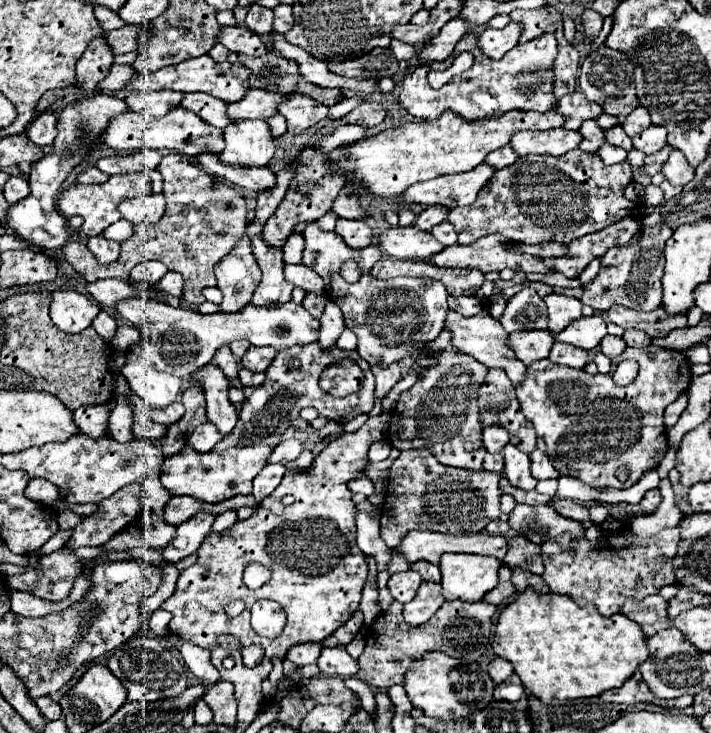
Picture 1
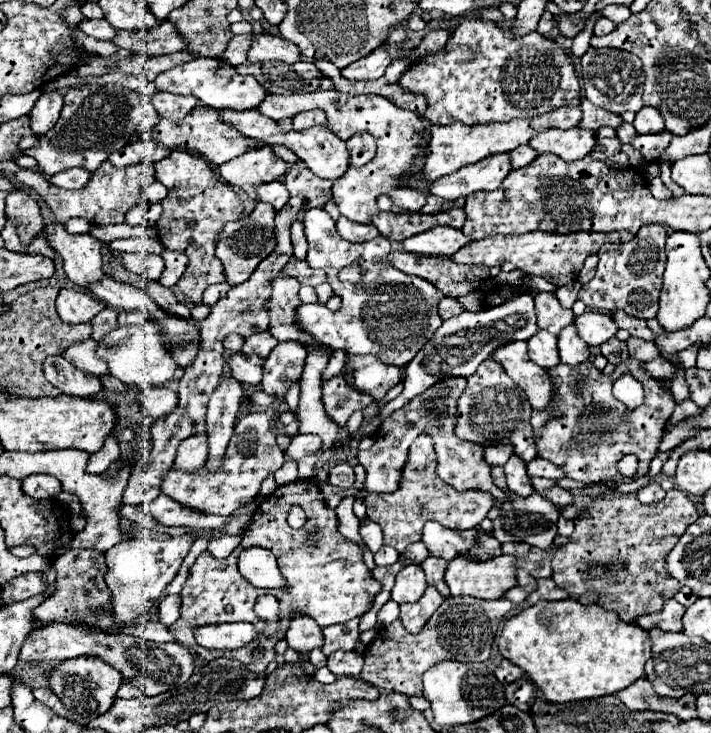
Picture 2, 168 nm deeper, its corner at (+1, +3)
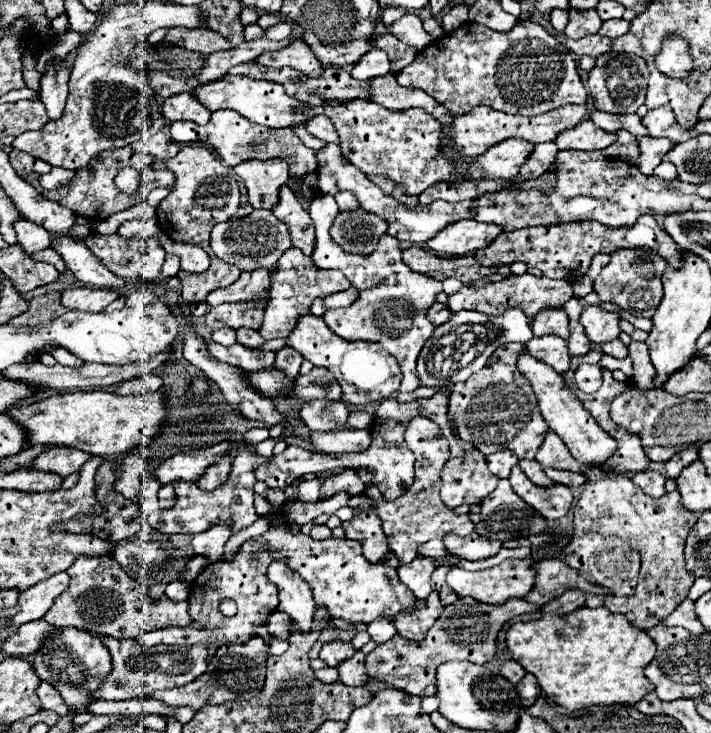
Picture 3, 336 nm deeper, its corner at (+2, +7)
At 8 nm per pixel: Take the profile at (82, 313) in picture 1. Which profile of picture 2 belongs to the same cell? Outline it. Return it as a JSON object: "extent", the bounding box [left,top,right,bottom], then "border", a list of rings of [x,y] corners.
{"extent":[57,289,105,323],"border":[[[61,289],[57,297],[57,313],[67,323],[87,323],[105,307],[103,301],[75,289]]]}

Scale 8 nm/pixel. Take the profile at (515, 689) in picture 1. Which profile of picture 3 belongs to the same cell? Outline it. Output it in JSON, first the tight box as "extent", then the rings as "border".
{"extent":[516,673,540,707],"border":[[[530,673],[516,685],[516,689],[518,689],[518,693],[520,693],[520,701],[522,701],[524,707],[534,705],[534,701],[536,701],[538,695],[540,695],[540,685],[538,685],[536,677],[530,675]]]}

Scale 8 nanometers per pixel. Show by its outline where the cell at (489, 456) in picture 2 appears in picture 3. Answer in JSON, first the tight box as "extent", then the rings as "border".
{"extent":[486,449,518,477],"border":[[[502,449],[500,453],[492,453],[486,459],[488,459],[488,469],[498,477],[508,477],[510,469],[518,463],[516,455],[508,453],[508,449]]]}

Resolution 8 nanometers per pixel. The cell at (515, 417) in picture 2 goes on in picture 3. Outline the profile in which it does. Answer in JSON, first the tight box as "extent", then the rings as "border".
{"extent":[448,343,548,459],"border":[[[518,343],[502,345],[478,373],[452,387],[448,423],[456,437],[472,443],[484,455],[510,449],[518,459],[534,459],[548,431],[546,421],[540,417],[532,387],[516,367],[518,351]]]}

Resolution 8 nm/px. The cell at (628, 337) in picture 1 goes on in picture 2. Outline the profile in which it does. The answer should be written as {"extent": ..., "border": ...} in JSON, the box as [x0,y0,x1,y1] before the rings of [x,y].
{"extent":[627,337,659,361],"border":[[[631,337],[627,341],[627,345],[629,345],[629,355],[635,357],[637,361],[649,361],[649,359],[659,355],[659,349],[653,341],[641,341],[641,339]]]}

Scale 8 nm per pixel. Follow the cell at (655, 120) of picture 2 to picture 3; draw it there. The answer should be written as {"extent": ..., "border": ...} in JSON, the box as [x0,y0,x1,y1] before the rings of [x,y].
{"extent":[642,107,694,145],"border":[[[656,107],[650,109],[642,117],[642,125],[648,129],[650,137],[668,137],[674,145],[684,143],[690,137],[694,137],[694,129],[682,129],[672,113],[670,107]]]}

